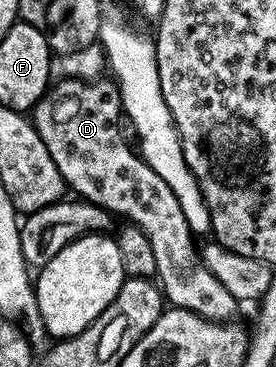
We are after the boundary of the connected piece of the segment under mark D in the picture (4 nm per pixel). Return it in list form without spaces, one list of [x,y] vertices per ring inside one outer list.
[[[100,77],[90,81],[85,79],[58,80],[33,108],[33,122],[37,133],[41,137],[41,141],[45,141],[45,149],[49,149],[49,157],[53,157],[53,161],[57,165],[61,177],[67,182],[68,188],[78,198],[86,199],[88,203],[95,203],[99,207],[104,207],[107,211],[111,212],[112,216],[119,218],[120,215],[123,221],[128,221],[130,224],[139,227],[141,233],[145,233],[145,237],[149,237],[149,245],[153,245],[153,258],[157,261],[155,275],[157,276],[157,282],[162,290],[164,300],[172,307],[180,307],[186,311],[192,311],[201,317],[213,320],[215,323],[225,323],[234,320],[236,318],[235,314],[238,313],[239,307],[241,307],[240,300],[235,299],[233,293],[229,293],[229,289],[225,289],[225,285],[221,285],[221,281],[217,281],[217,277],[213,277],[213,273],[209,273],[209,269],[205,269],[200,252],[197,250],[197,243],[195,247],[195,242],[197,242],[196,236],[189,229],[189,221],[185,221],[185,213],[181,213],[181,205],[178,204],[177,197],[173,197],[173,191],[169,189],[169,185],[165,185],[165,181],[161,181],[161,177],[157,177],[157,173],[153,173],[153,169],[149,169],[147,162],[137,154],[136,148],[132,144],[130,147],[123,140],[123,135],[119,132],[119,119],[121,123],[123,118],[123,102],[119,96],[119,86],[107,77]]]

